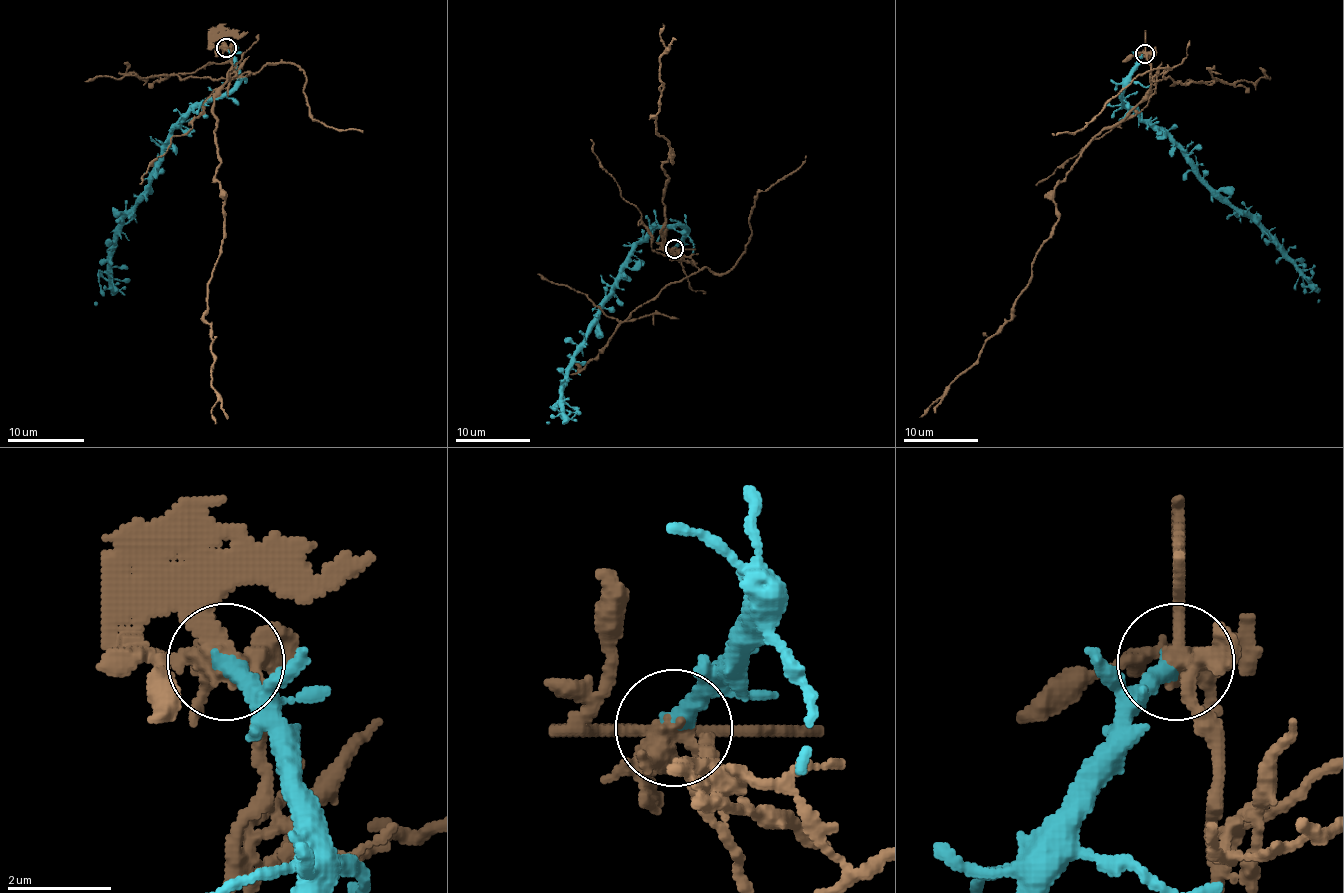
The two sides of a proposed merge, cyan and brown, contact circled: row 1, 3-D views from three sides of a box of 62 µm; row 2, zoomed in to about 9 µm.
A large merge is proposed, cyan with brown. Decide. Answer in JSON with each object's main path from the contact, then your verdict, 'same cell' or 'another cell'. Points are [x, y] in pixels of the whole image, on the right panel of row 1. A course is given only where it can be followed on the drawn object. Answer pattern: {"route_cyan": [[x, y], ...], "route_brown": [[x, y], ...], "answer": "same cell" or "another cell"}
{"route_cyan": [[1144, 53], [1122, 101], [1165, 133], [1187, 157], [1187, 163], [1267, 235], [1306, 282], [1306, 293], [1319, 298]], "route_brown": [[1144, 53], [1150, 88], [1098, 135], [1055, 189], [1057, 224], [1040, 248], [1012, 317], [919, 417]], "answer": "another cell"}

